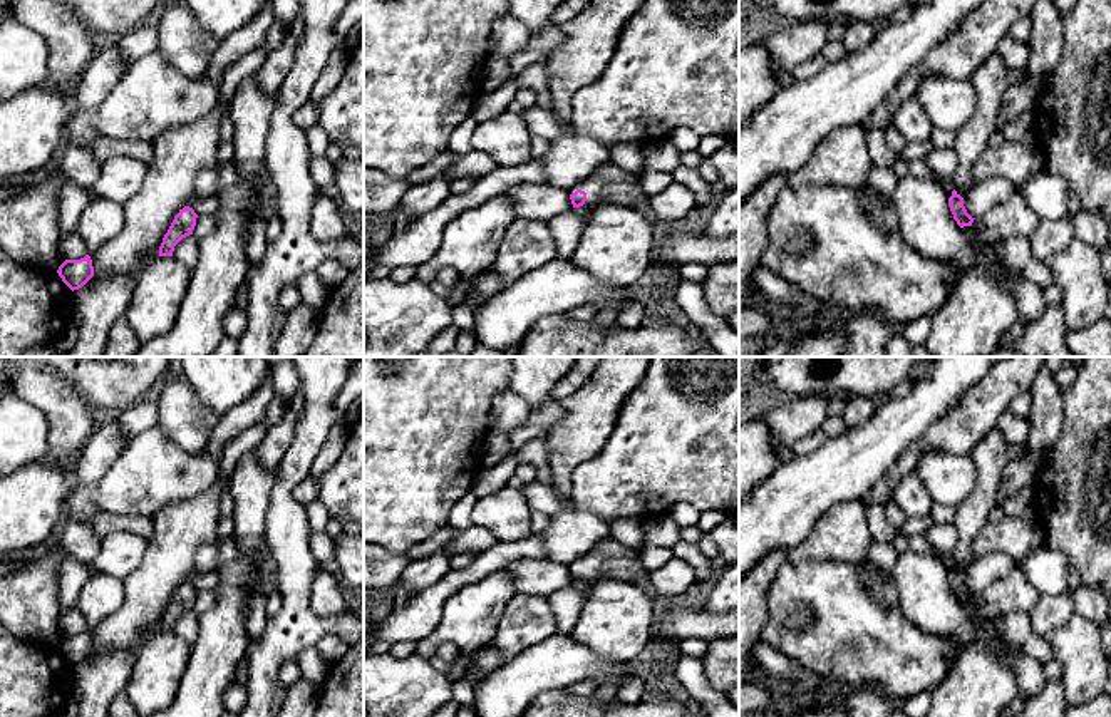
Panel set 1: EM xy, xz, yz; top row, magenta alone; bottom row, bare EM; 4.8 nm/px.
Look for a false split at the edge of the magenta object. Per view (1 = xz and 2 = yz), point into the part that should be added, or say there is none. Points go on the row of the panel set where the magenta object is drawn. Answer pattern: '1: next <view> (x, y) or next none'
1: next xz (610, 185)
2: next yz (945, 183)

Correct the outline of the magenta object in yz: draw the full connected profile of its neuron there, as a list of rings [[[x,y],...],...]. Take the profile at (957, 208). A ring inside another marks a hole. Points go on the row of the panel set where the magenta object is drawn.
[[[935,176],[935,181],[942,184],[943,191],[947,193],[948,203],[950,203],[950,211],[953,214],[953,219],[960,228],[964,226],[972,226],[974,219],[965,206],[964,206],[964,198],[955,191],[950,178],[938,178]]]

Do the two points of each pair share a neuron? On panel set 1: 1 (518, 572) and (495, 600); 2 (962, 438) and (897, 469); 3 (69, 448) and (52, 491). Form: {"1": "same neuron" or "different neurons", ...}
{"1": "different neurons", "2": "same neuron", "3": "different neurons"}

